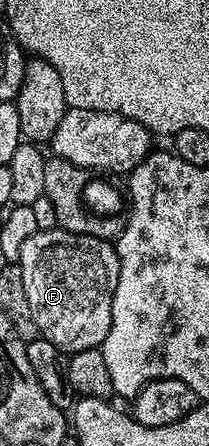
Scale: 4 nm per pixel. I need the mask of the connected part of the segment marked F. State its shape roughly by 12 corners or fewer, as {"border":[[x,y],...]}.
{"border":[[37,230],[18,264],[43,338],[103,347],[111,241]]}

